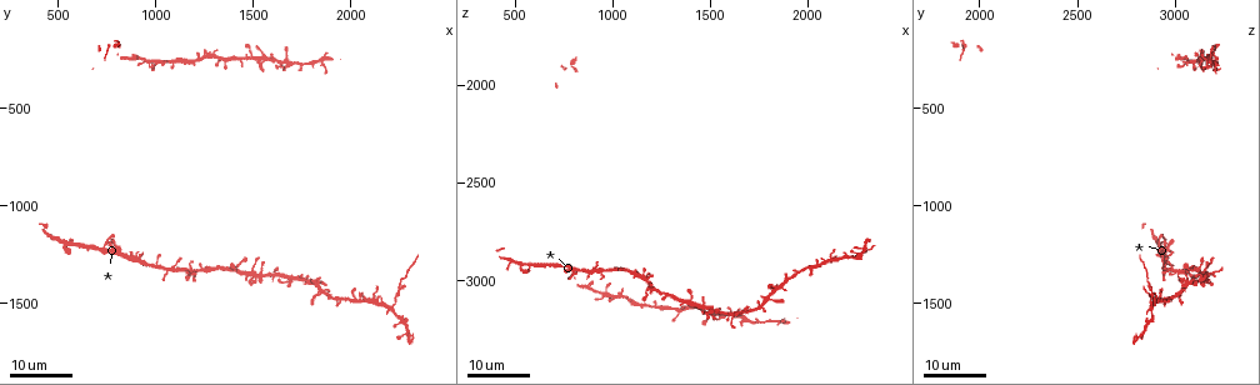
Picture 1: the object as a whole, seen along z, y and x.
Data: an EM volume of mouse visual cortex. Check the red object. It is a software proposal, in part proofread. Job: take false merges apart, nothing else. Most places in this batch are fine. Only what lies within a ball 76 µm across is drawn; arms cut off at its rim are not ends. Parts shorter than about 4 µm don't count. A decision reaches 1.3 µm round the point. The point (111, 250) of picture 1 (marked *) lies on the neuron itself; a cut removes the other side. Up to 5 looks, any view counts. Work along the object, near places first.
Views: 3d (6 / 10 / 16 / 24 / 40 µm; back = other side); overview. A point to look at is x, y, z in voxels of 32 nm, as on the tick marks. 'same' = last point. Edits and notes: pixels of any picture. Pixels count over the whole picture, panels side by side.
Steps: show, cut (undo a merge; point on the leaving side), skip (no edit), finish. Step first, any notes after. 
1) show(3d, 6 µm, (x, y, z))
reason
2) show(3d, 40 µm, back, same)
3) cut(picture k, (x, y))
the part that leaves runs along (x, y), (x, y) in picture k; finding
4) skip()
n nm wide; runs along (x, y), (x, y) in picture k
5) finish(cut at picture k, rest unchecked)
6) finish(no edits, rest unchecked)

show(3d, 24 µm, (740, 1200, 2920))
a fork

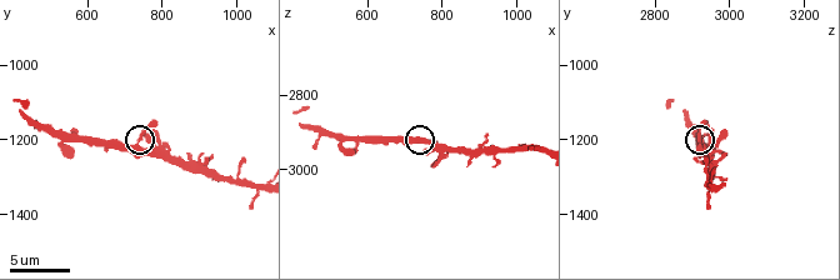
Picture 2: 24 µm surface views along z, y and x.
show(3d, 10 µm, (740, 1200, 2920))
zoom in

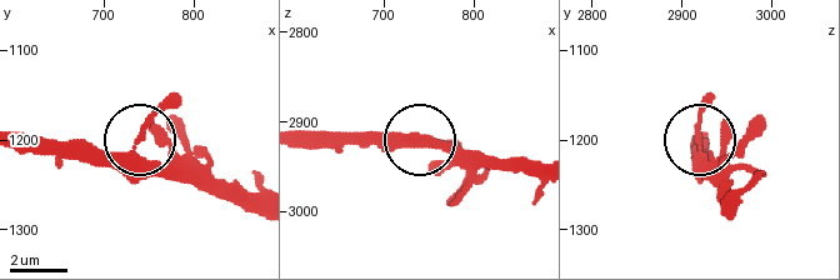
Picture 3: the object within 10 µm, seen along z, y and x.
skip()
runs along (166, 166), (138, 143), (118, 153), (41, 153) in picture 3; continuous, no second neuron

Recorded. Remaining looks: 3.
show(3d, 10 µm, (960, 1300, 2950))

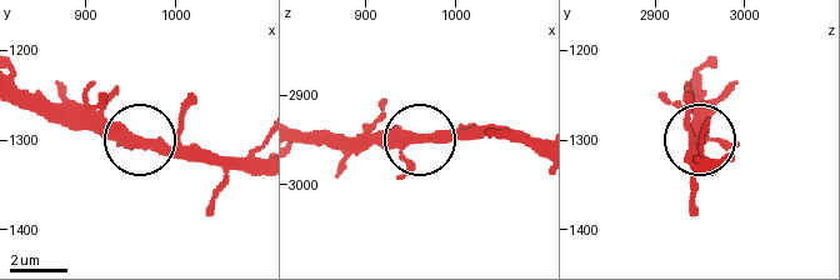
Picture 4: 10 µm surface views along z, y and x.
show(3d, 10 µm, back, (960, 1305, 2950))

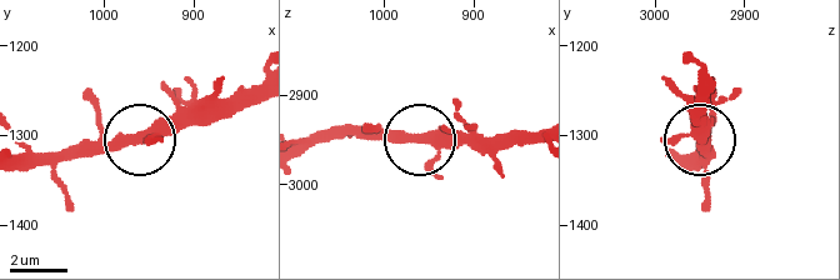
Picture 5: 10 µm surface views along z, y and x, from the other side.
skip()
runs along (258, 84), (186, 106), (136, 136), (53, 151) in picture 5; one neuron here

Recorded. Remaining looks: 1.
finish(no edits, rest unchecked)

